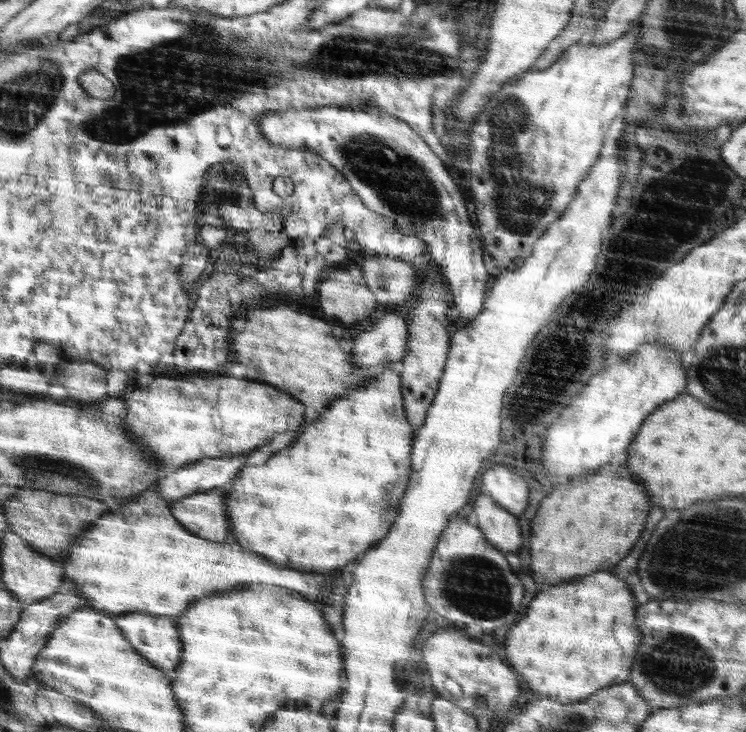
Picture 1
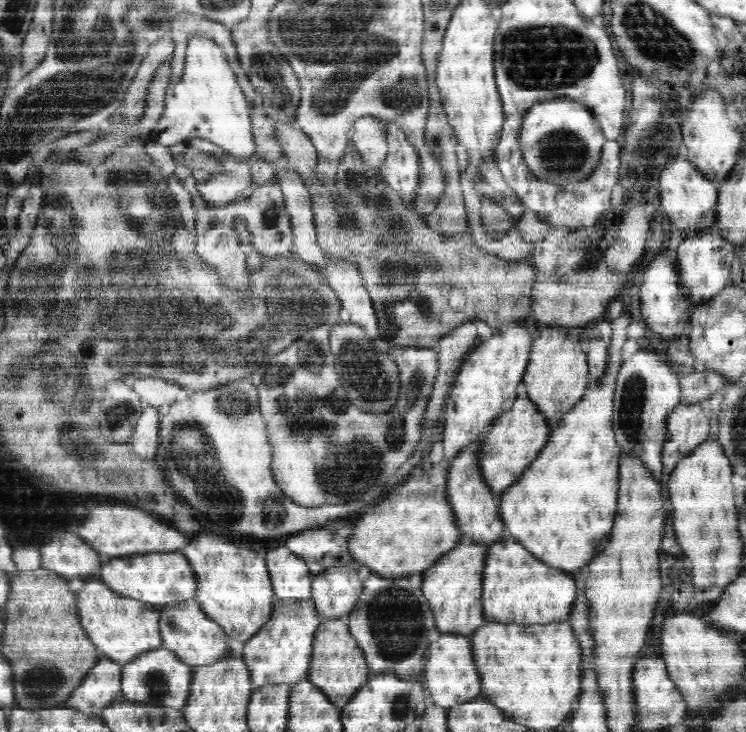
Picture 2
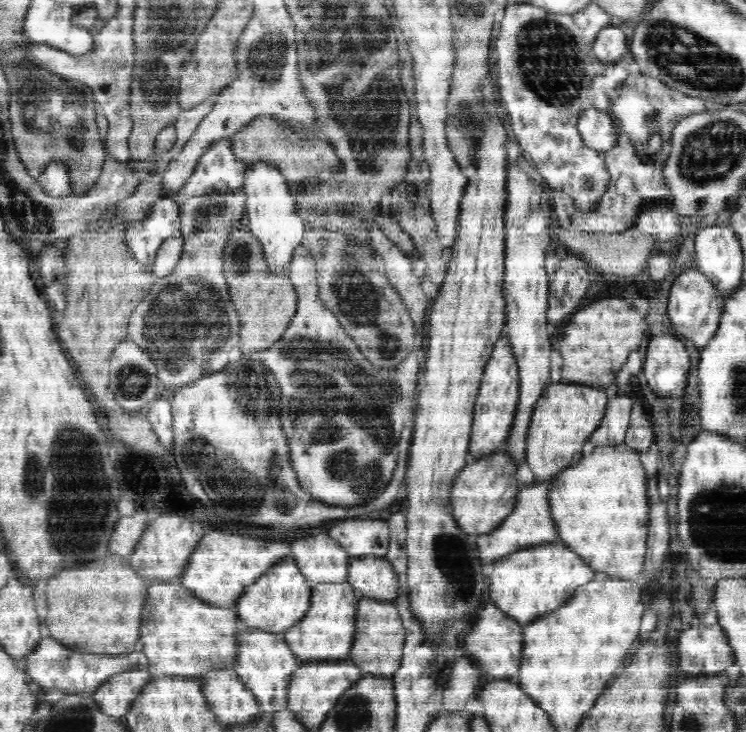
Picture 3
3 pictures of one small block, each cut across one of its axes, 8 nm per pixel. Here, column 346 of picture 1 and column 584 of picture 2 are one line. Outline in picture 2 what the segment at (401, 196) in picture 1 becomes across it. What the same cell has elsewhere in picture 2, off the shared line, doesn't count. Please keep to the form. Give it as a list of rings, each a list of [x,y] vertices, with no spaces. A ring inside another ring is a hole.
[[[569,98],[542,101],[528,109],[519,134],[520,150],[531,173],[556,186],[588,178],[600,162],[604,142],[606,137],[598,120],[583,104]]]

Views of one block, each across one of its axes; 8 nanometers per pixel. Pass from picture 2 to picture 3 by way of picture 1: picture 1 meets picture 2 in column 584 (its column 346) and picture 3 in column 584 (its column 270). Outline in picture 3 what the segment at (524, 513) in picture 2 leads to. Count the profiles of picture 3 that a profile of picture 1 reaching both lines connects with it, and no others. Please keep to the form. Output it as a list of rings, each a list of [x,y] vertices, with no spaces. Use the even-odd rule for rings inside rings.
[[[625,444],[594,447],[590,455],[580,456],[574,464],[551,477],[549,483],[551,515],[564,545],[572,546],[572,550],[599,576],[637,578],[643,572],[647,554],[647,522],[650,520],[646,471],[640,463],[639,451]]]

